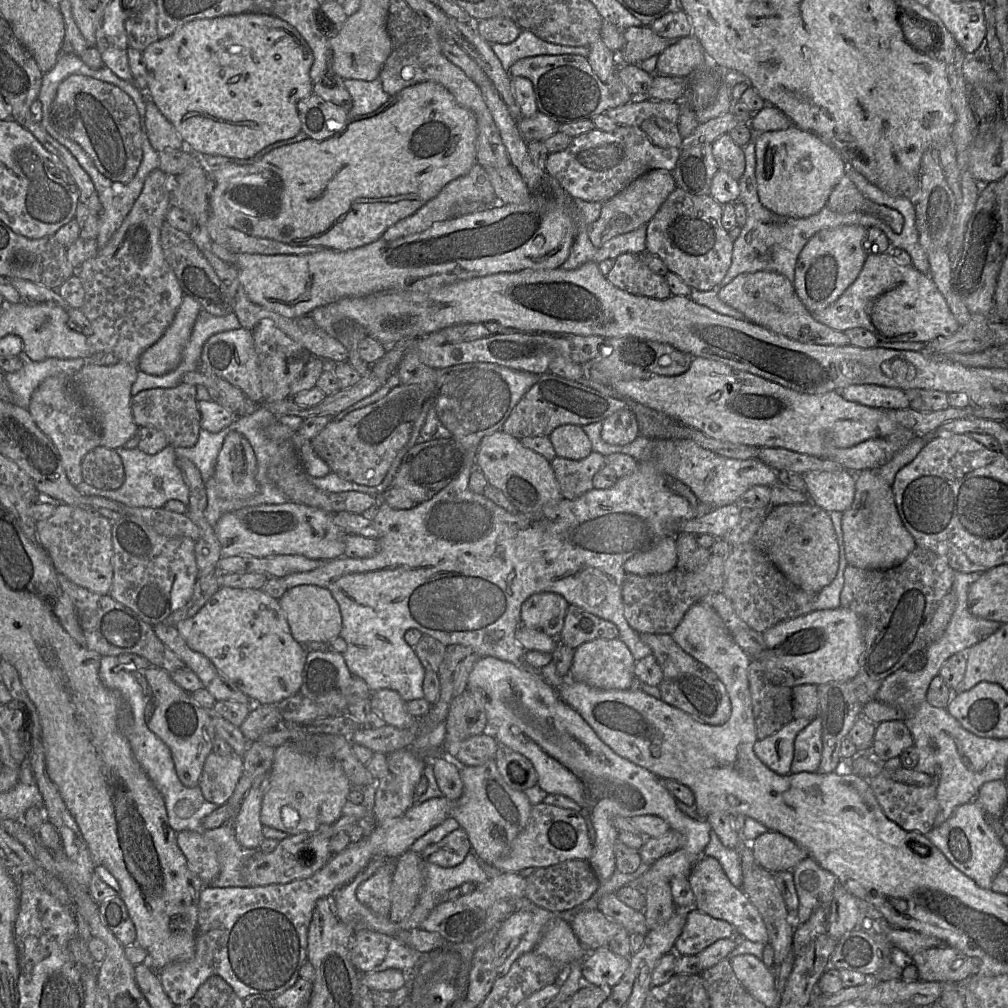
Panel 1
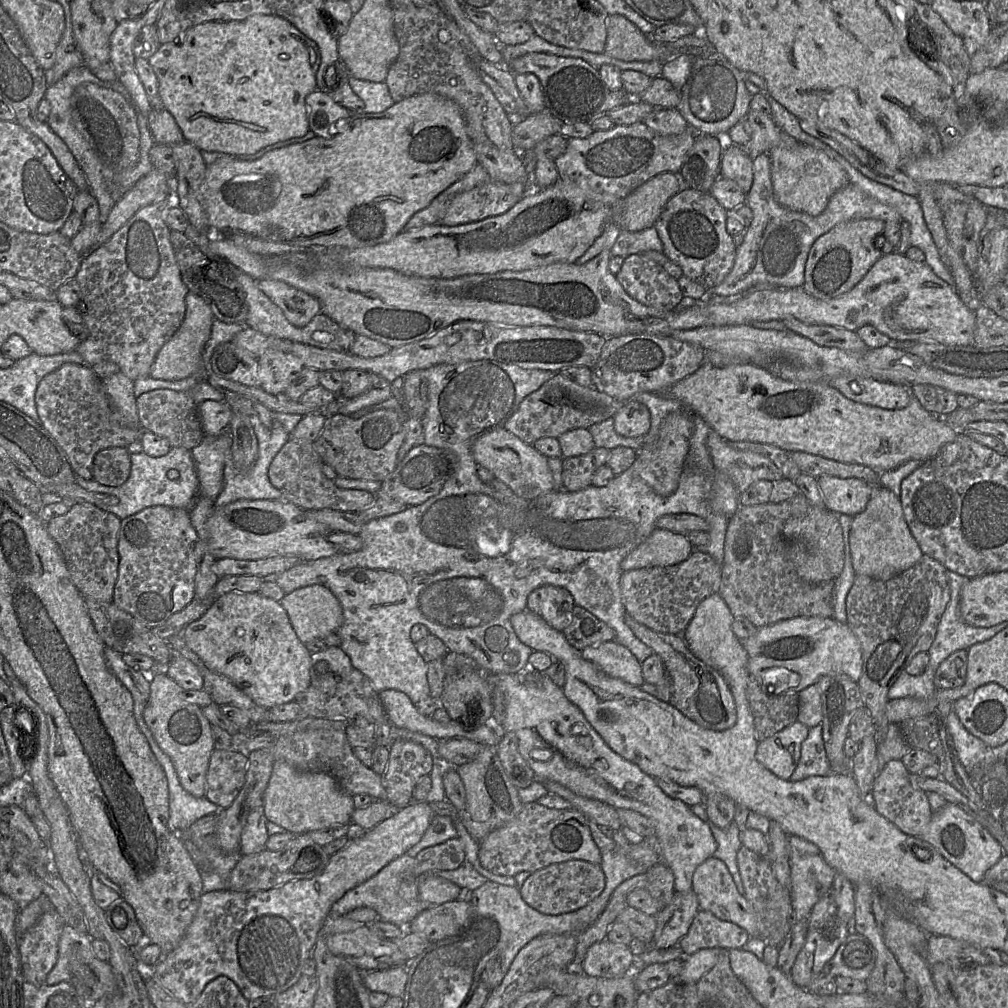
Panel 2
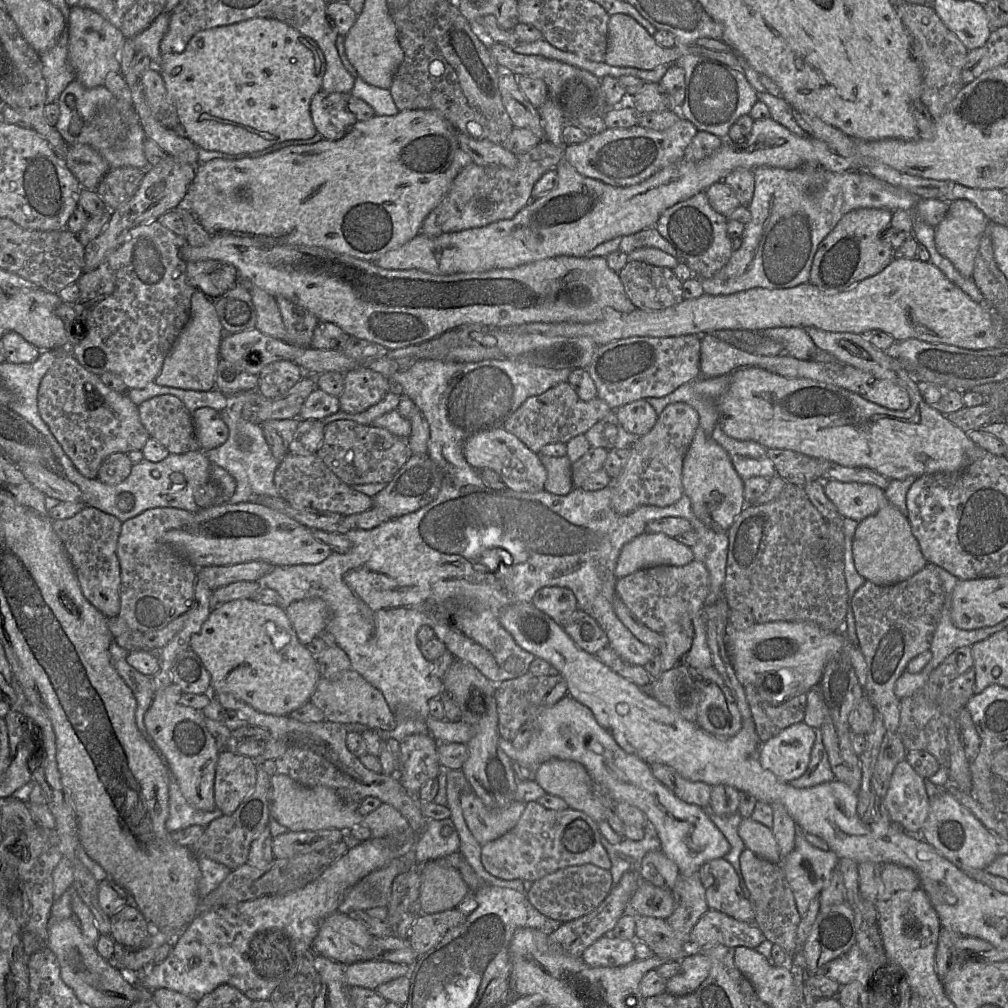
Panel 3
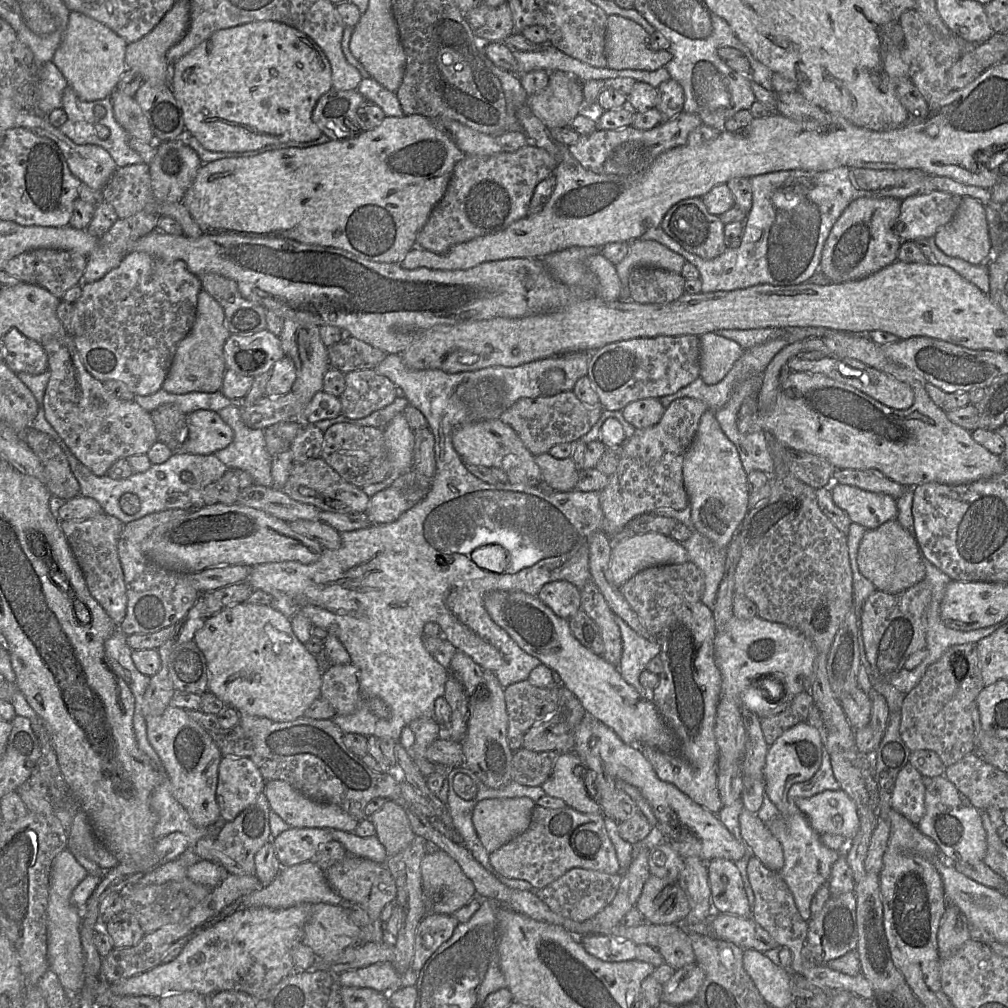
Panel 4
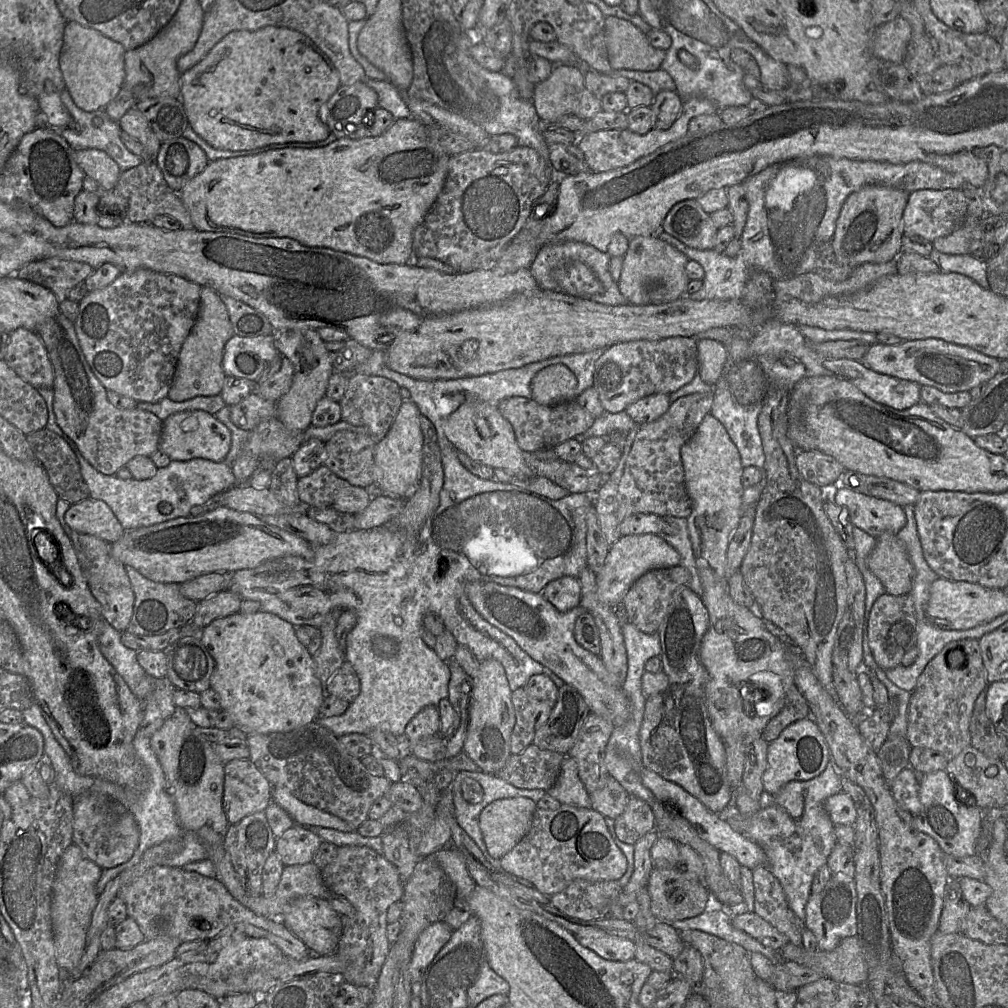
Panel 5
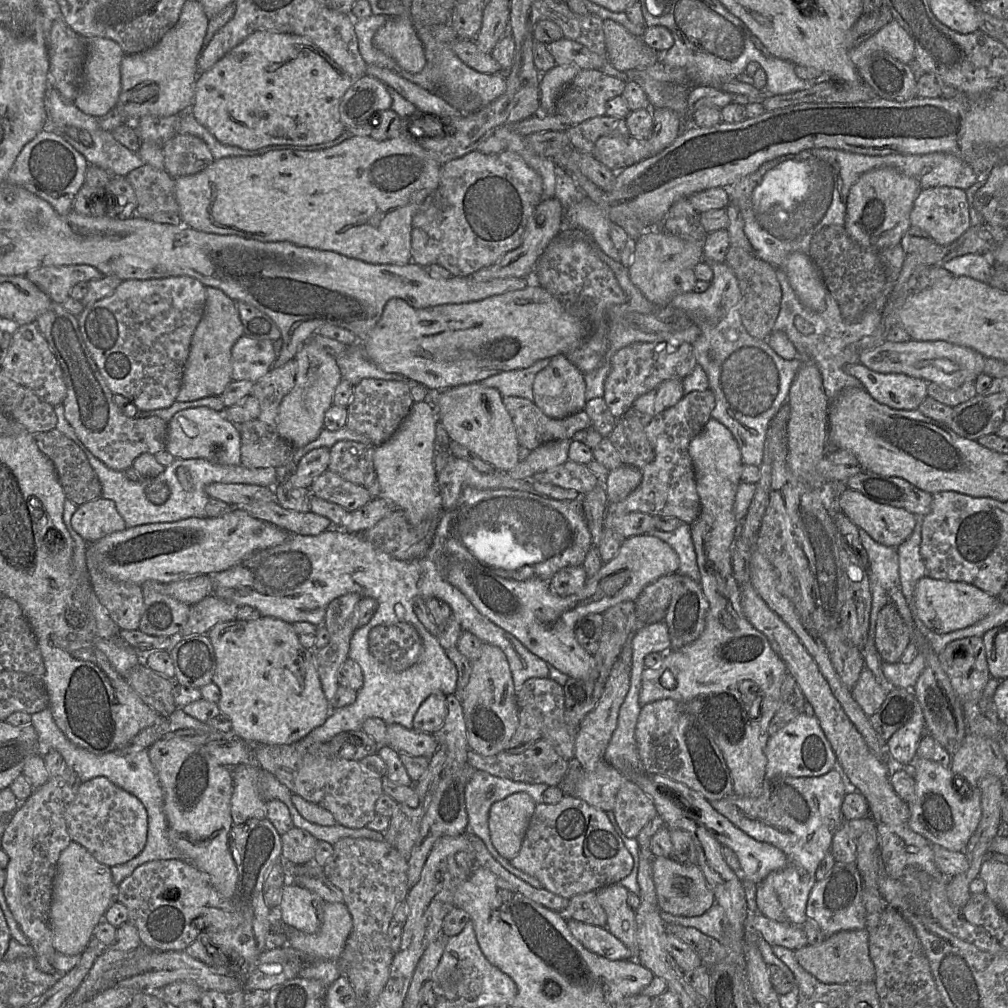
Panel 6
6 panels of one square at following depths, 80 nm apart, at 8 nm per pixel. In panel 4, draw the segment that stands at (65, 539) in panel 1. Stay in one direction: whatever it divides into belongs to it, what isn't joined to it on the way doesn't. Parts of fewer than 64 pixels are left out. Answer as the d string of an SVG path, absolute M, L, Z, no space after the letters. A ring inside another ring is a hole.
M106 513L83 520L60 521L60 527L82 570L90 594L118 626L127 610L126 586L118 555L118 540L124 525L118 518Z

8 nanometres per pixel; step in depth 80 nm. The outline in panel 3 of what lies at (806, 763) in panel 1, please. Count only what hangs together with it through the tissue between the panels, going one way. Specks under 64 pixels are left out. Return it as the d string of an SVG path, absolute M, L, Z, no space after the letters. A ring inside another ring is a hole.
M814 728L814 730L816 738L811 750L808 768L801 777L790 782L795 788L809 788L836 780L823 743L822 730L821 728Z

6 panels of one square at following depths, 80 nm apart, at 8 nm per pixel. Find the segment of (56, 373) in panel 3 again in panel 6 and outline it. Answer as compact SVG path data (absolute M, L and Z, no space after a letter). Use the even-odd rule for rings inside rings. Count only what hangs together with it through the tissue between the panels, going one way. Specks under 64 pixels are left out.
M51 302L49 307L34 321L47 340L50 350L55 355L66 385L66 397L62 403L64 415L85 447L107 467L124 471L131 467L134 460L143 453L157 454L166 450L167 422L157 416L128 417L113 401L113 393L91 357L82 337L78 316L68 312L62 304Z

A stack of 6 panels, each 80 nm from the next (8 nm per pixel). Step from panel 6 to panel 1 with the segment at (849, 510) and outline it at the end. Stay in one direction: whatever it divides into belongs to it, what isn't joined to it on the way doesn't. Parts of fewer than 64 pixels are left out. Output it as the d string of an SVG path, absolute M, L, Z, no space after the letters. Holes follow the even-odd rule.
M808 472L803 474L809 500L827 512L845 512L855 495L855 473Z

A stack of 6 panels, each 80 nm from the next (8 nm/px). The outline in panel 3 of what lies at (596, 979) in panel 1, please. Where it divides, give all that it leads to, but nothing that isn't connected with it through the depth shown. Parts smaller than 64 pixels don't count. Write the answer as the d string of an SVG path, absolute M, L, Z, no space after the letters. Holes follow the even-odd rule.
M604 935L587 947L581 959L591 967L620 967L636 960L634 940Z

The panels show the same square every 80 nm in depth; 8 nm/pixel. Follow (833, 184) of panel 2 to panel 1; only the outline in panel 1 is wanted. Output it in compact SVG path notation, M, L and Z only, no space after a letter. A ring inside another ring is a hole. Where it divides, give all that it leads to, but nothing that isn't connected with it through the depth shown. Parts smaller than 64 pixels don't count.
M791 125L785 130L755 133L755 176L759 200L770 211L805 218L821 211L848 165L840 153L816 134Z

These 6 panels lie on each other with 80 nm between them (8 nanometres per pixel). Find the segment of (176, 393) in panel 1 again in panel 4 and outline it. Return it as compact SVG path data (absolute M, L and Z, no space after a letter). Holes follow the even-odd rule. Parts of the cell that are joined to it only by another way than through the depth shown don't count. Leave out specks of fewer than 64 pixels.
M163 404L150 412L158 441L165 443L172 451L188 436L186 414L174 404Z

